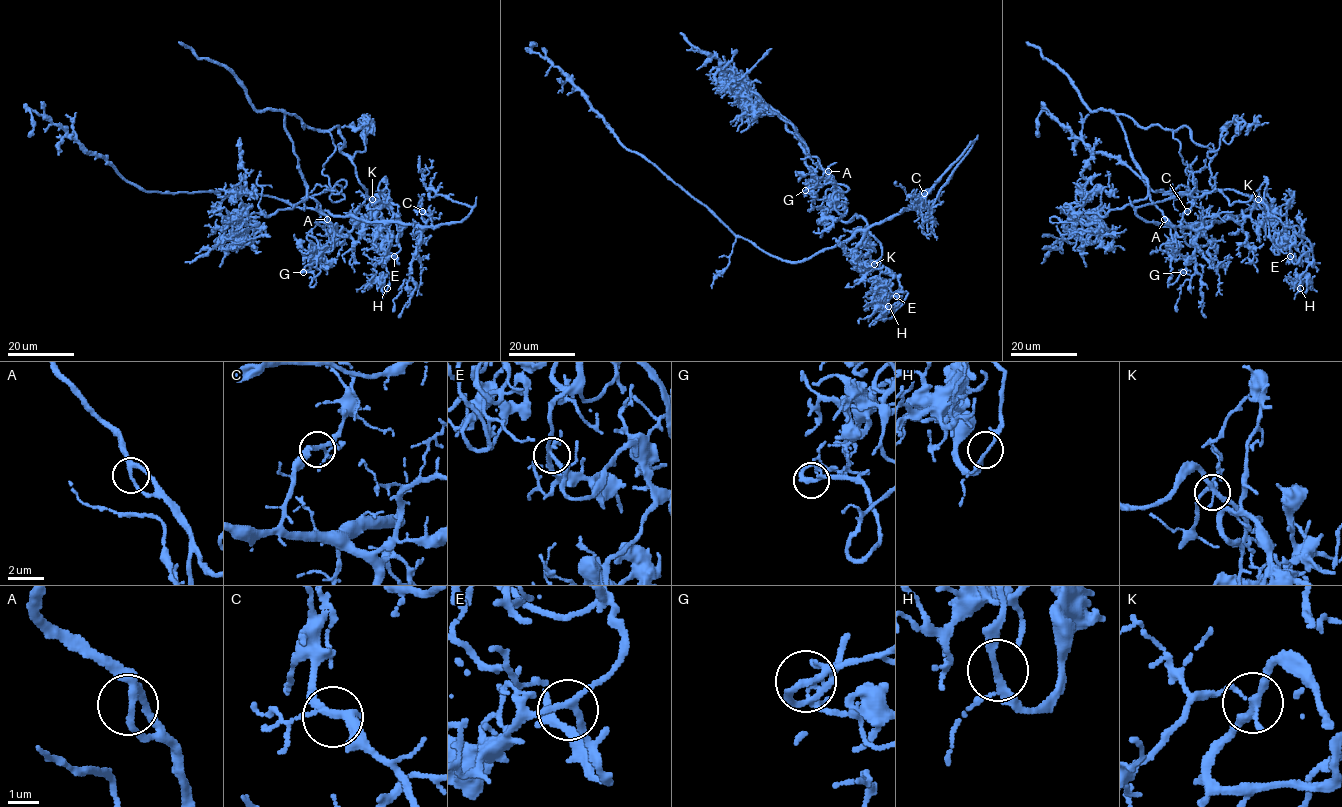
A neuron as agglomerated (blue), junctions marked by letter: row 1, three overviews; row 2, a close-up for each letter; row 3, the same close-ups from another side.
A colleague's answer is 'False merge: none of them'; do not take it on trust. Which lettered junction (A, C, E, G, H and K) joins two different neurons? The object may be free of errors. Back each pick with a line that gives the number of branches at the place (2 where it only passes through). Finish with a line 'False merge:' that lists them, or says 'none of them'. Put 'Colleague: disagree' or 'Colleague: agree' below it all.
K: Branches: 3
False merge: K
Colleague: disagree

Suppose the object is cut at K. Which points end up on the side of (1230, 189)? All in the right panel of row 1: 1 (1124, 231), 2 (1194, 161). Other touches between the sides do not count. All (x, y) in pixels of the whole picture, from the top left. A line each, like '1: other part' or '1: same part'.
1: other part
2: same part

